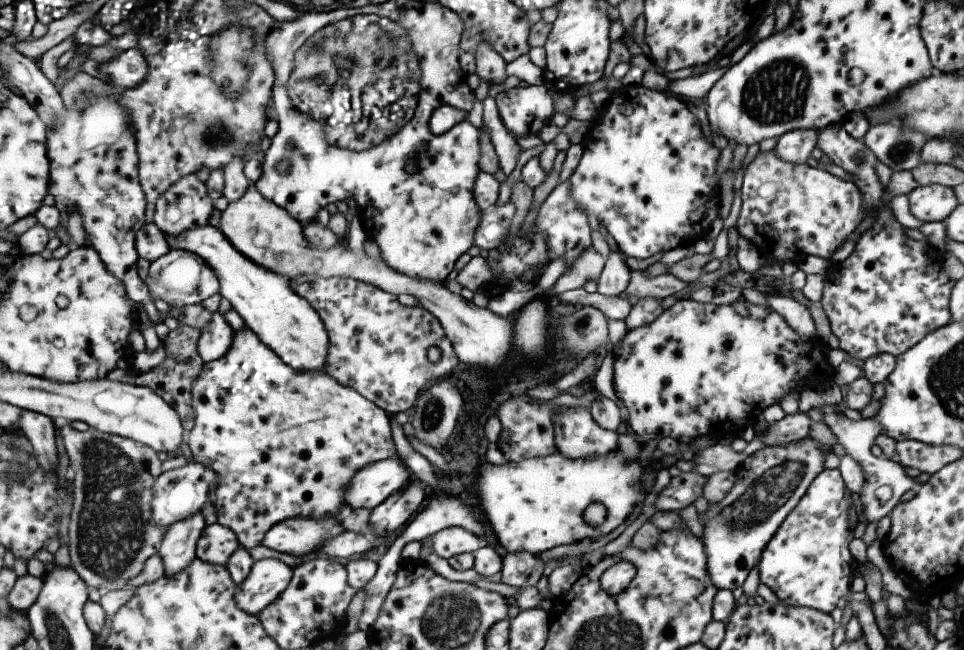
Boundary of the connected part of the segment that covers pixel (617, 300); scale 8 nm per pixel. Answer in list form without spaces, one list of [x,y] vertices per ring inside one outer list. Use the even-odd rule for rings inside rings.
[[[582,288],[563,291],[559,294],[559,300],[562,300],[565,304],[593,305],[609,320],[623,320],[629,314],[632,307],[625,297],[621,298],[618,294],[586,293]]]

